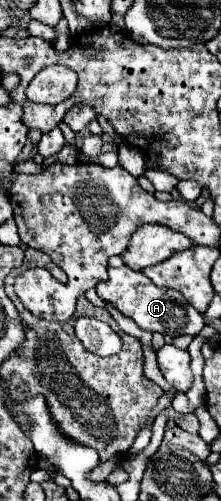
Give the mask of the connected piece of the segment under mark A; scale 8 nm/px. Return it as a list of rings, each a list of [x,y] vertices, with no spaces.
[[[128,266],[110,268],[108,274],[110,274],[108,282],[100,282],[96,286],[98,296],[104,302],[118,308],[124,316],[132,318],[142,330],[160,332],[160,334],[168,334],[168,336],[182,336],[182,334],[196,336],[204,328],[202,314],[196,312],[192,306],[188,306],[184,302],[184,298],[180,296],[180,292],[168,290],[168,288],[158,288],[142,272],[134,272]]]

